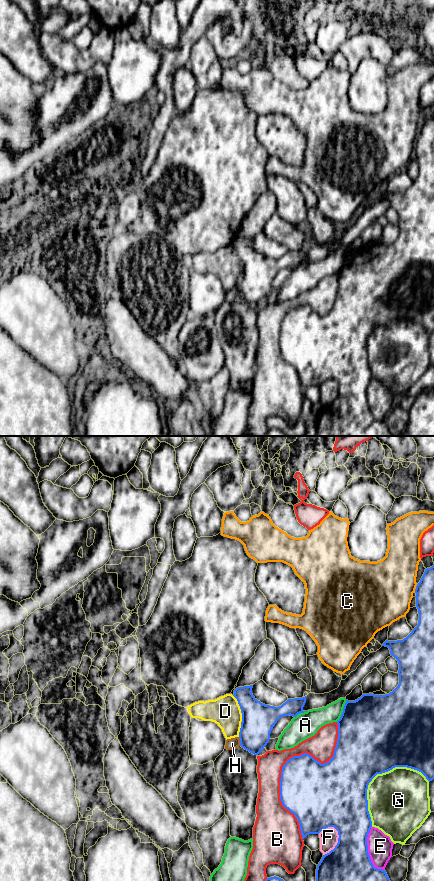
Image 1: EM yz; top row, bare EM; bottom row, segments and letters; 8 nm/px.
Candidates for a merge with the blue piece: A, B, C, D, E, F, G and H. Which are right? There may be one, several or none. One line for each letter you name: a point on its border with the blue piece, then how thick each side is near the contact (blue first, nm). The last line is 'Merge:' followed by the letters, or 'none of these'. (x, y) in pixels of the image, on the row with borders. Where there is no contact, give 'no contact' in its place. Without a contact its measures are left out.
Merge: none of these

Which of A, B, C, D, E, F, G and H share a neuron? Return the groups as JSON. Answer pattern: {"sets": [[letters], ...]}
{"sets": [["A"], ["B"], ["C"], ["D", "F"], ["E"], ["G"], ["H"]]}

